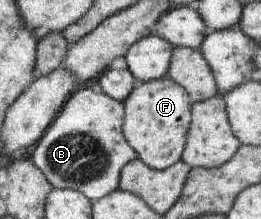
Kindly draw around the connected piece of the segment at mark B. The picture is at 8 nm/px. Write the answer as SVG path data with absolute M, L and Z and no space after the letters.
M77 88L70 95L29 158L40 167L53 189L77 190L94 203L118 189L123 166L138 159L138 154L123 134L123 103L91 89Z

